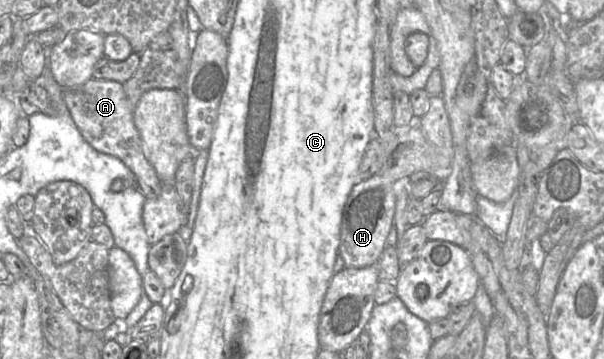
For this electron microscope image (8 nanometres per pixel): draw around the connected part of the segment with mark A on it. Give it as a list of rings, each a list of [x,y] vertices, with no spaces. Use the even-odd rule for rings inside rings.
[[[89,79],[83,84],[62,88],[62,98],[84,139],[97,151],[119,158],[134,174],[145,198],[156,198],[162,189],[153,166],[147,160],[134,123],[134,109],[123,84],[114,80]]]

